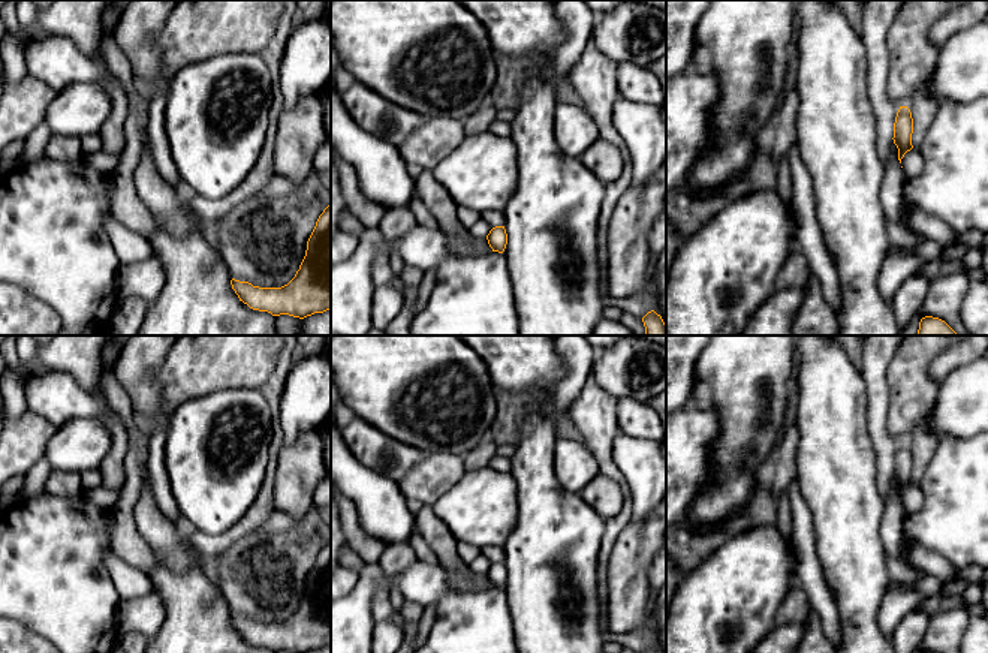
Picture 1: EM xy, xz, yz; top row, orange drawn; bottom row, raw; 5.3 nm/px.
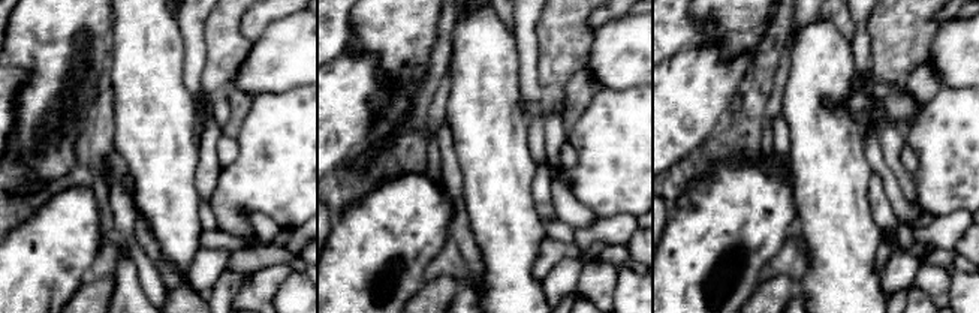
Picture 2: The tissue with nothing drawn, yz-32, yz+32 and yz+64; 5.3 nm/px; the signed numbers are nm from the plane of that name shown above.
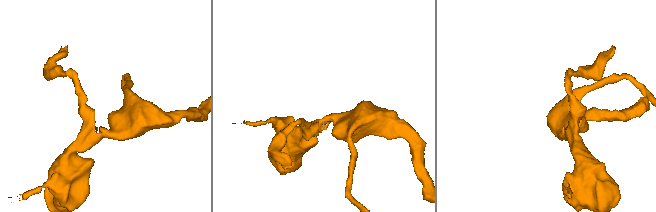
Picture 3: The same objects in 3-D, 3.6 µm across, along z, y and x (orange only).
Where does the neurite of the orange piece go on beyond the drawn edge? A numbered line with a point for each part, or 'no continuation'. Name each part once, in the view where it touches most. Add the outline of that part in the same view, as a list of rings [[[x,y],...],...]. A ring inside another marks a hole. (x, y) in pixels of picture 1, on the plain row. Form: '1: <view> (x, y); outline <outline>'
no continuation

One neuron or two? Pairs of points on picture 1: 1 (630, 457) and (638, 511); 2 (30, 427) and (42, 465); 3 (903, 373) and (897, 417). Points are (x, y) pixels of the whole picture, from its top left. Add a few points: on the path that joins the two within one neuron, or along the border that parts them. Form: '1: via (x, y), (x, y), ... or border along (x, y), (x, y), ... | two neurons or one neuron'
1: via (639, 471), (639, 497) | one neuron
2: border along (44, 456), (24, 475) | two neurons
3: via (903, 384), (903, 406) | one neuron

